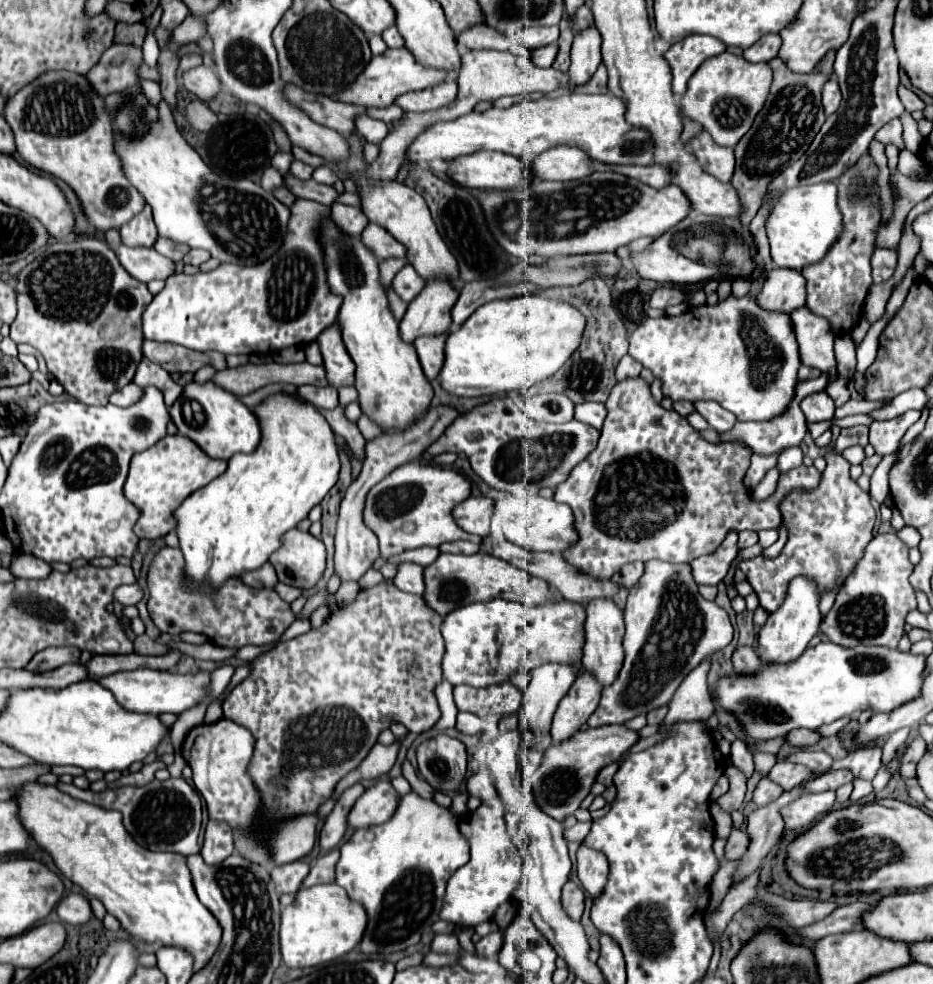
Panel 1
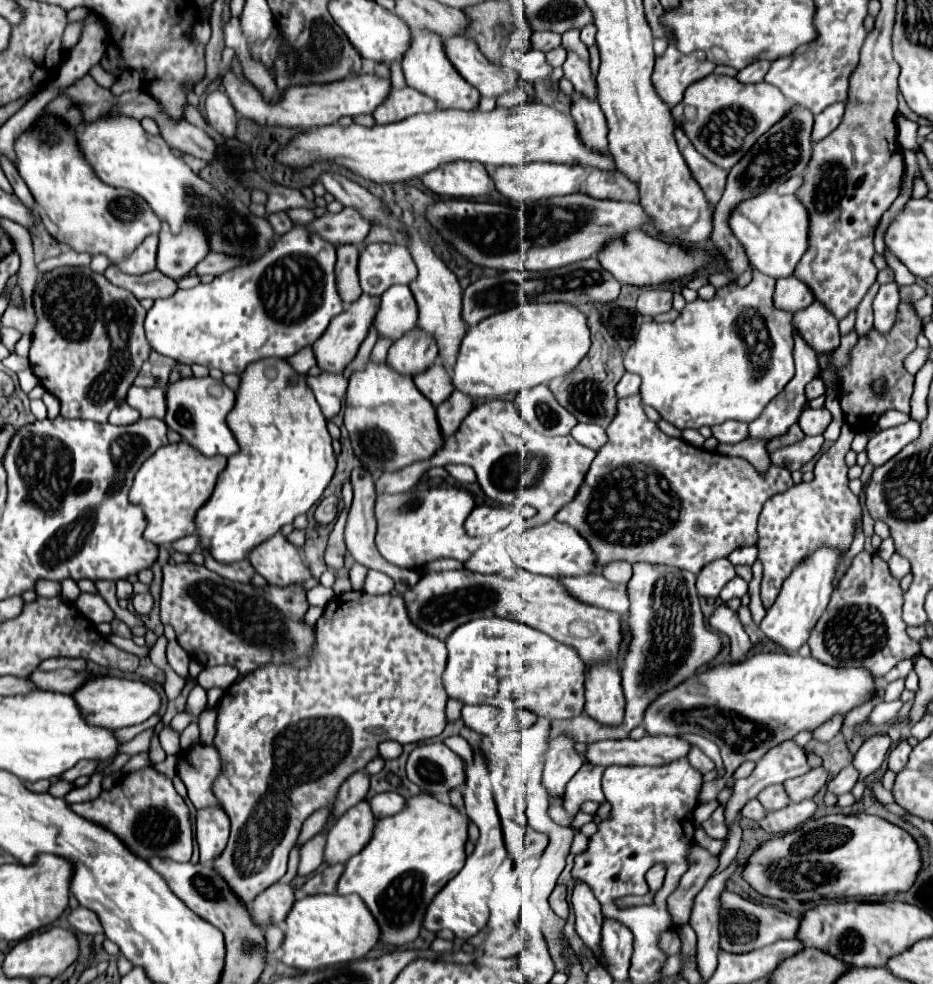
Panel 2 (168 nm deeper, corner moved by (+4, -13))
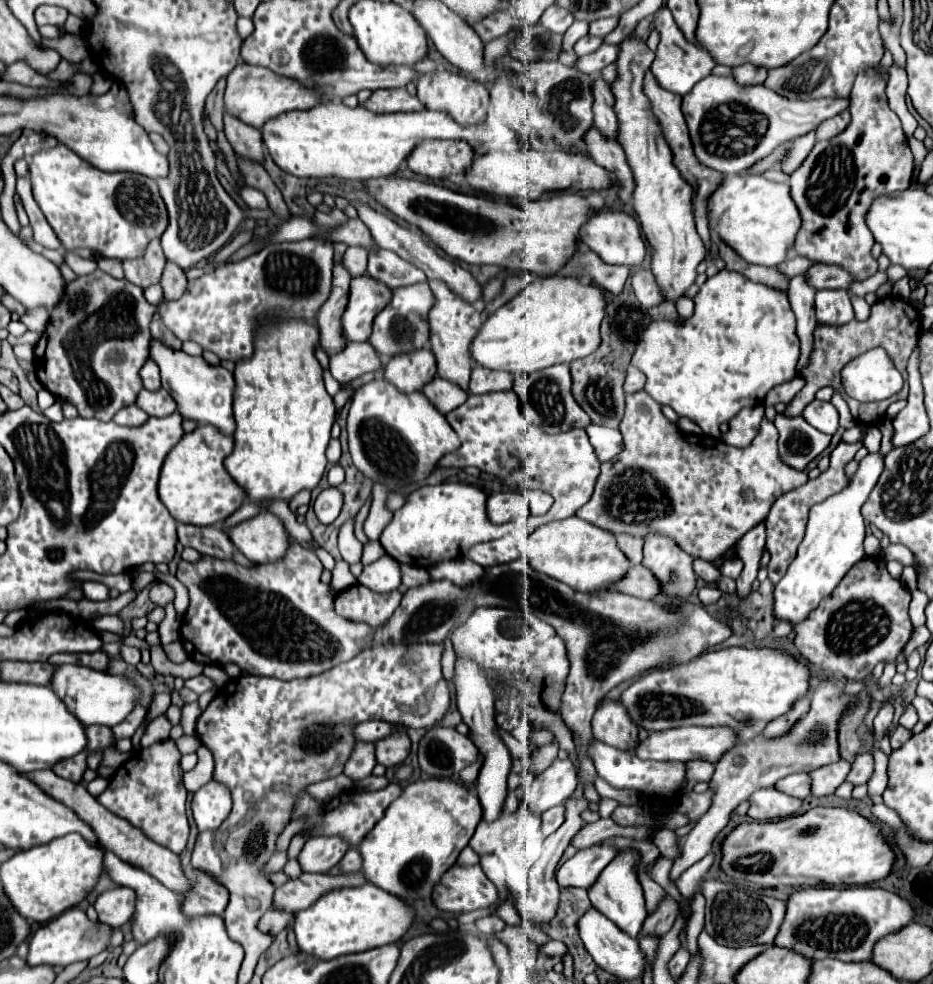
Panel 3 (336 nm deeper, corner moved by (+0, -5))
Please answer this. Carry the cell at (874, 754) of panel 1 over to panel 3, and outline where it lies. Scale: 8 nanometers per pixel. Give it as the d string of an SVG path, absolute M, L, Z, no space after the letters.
M886 702L882 708L880 708L880 712L878 712L878 716L874 718L874 736L884 736L886 732L888 732L888 728L890 728L890 724L892 724L892 716L894 716L894 708L892 708L892 704L890 702Z

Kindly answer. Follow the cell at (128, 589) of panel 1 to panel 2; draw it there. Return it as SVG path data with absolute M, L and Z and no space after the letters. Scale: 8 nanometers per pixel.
M146 592L146 594L136 594L136 596L132 598L132 604L134 604L134 610L136 610L138 614L150 614L150 610L154 608L154 598L152 598L150 592Z

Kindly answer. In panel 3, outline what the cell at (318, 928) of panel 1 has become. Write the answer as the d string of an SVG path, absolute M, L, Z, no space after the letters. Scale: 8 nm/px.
M372 884L338 888L322 894L310 908L294 914L294 934L298 950L322 960L332 960L336 956L364 952L370 948L386 946L402 938L402 934L412 924L414 912L394 900L388 892L374 888Z

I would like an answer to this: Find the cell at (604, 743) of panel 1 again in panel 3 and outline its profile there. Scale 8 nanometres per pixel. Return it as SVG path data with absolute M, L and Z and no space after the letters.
M672 728L650 734L646 740L642 740L636 746L636 756L642 760L708 760L718 762L720 756L734 746L734 740L730 740L730 732L726 728Z

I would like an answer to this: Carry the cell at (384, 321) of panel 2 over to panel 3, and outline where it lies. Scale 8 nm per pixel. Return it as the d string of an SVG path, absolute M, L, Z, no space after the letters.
M426 282L422 284L412 284L412 286L402 286L392 290L392 300L390 304L374 318L374 330L370 336L370 344L384 354L386 358L410 348L424 348L428 346L428 336L426 336L426 312L432 304L434 296L430 296L430 288Z

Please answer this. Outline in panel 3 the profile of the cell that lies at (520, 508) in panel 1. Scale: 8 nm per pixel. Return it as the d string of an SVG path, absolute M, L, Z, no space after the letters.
M570 516L566 520L548 522L536 528L522 544L520 544L520 558L528 560L532 568L540 574L546 574L554 580L560 580L574 590L594 592L594 590L608 590L612 582L622 578L626 570L632 566L626 556L616 546L616 536L580 520L578 516Z

